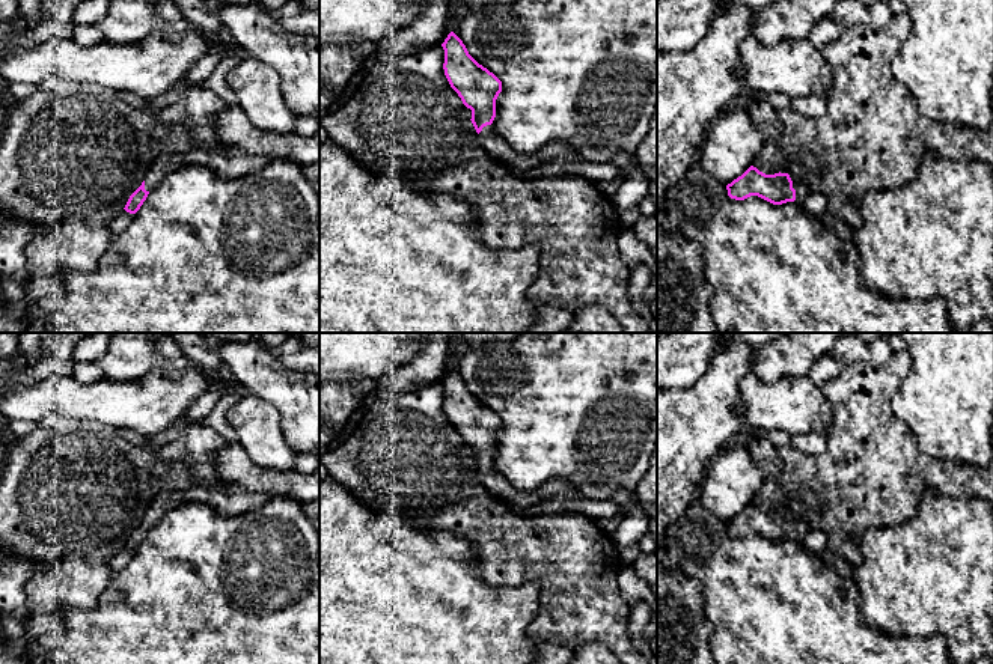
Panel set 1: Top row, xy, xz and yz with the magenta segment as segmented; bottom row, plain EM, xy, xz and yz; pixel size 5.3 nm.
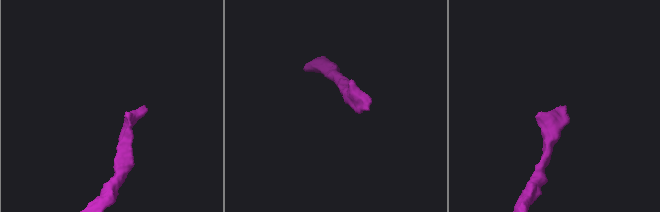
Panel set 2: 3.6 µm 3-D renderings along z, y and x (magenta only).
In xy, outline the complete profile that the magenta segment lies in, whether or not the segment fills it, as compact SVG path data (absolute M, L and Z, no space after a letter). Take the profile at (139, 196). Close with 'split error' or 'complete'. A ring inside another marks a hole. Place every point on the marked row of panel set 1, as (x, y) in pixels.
M185 154L160 155L149 167L142 185L130 196L124 209L130 214L136 214L146 200L148 194L154 191L169 173L185 164L190 164Z; split error

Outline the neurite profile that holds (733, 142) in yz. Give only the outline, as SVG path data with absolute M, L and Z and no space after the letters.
M729 107L708 125L698 161L708 175L728 185L752 166L764 142L747 110Z

